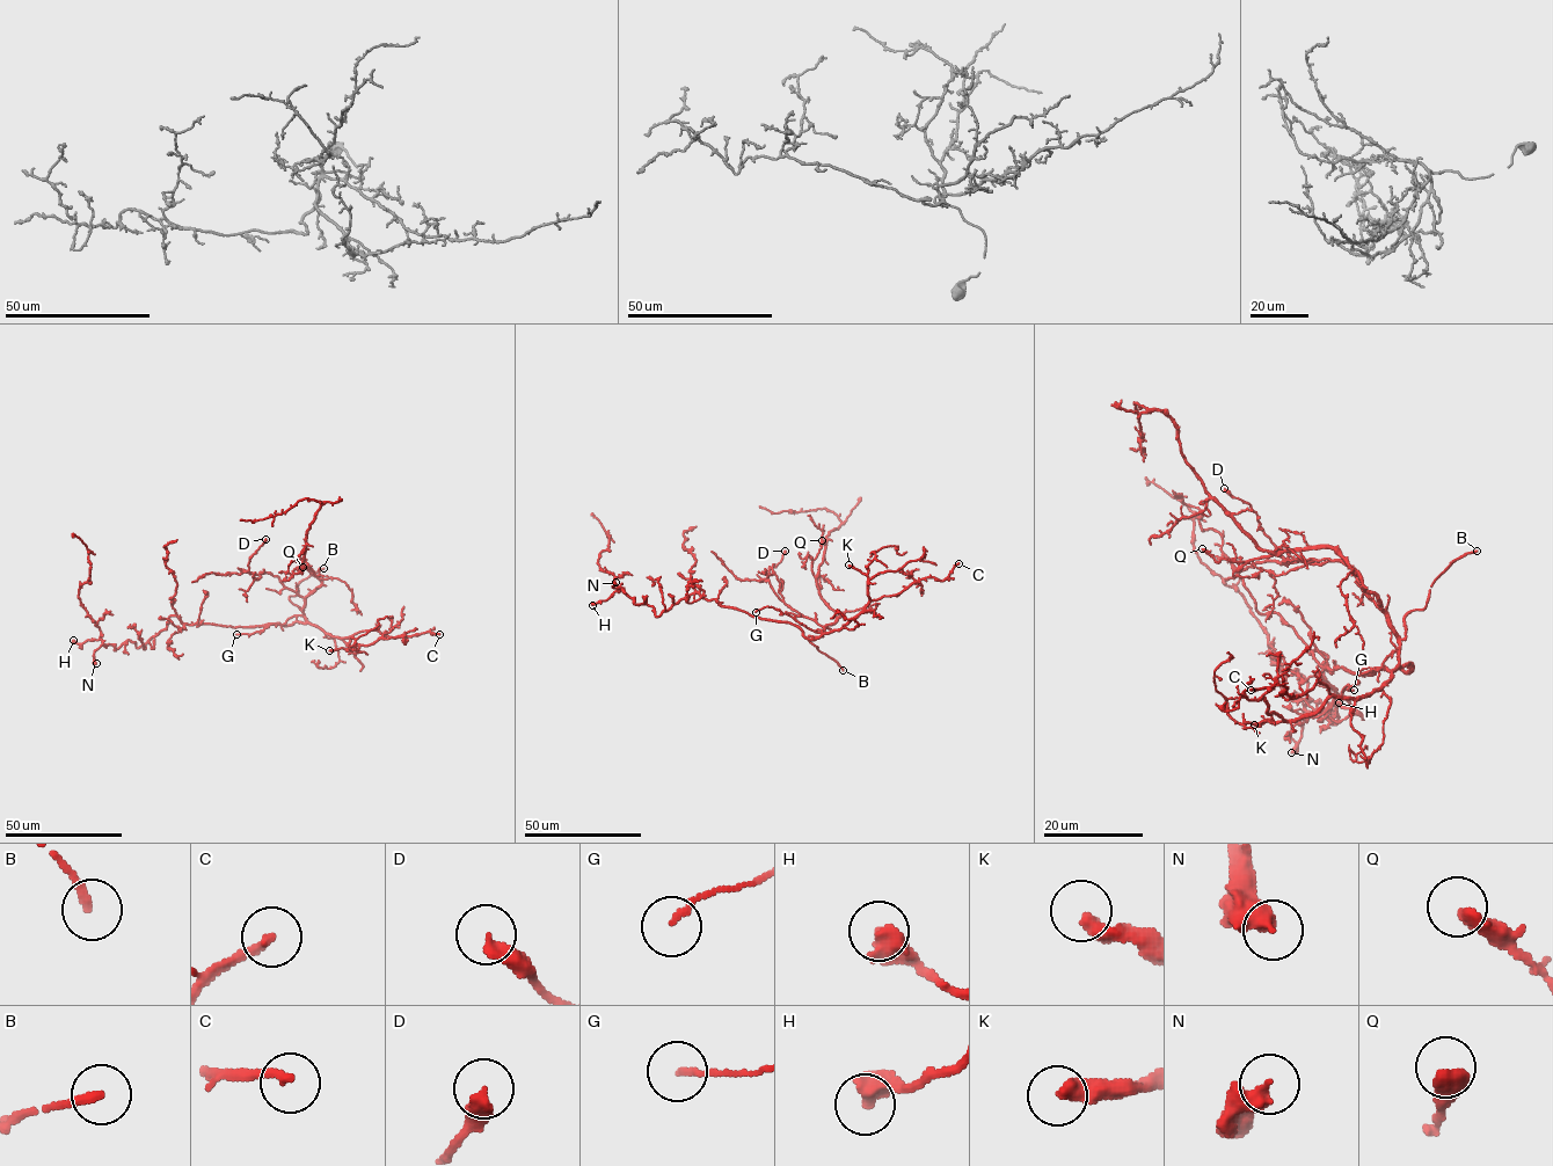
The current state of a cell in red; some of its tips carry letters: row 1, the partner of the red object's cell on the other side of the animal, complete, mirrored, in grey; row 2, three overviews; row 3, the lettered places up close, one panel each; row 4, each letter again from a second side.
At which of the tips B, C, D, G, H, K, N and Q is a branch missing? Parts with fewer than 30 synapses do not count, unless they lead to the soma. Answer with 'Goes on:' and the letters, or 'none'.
Goes on: B, K

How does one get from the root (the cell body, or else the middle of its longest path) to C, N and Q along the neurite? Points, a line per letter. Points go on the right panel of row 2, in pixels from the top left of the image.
C: (1370, 673), (1411, 665), (1356, 698), (1331, 696), (1320, 683), (1293, 698), (1280, 694), (1283, 685), (1251, 690)
N: (1370, 673), (1325, 669), (1313, 651), (1362, 719), (1339, 702), (1335, 723), (1304, 712), (1291, 752)
Q: (1370, 673), (1411, 665), (1400, 665), (1398, 635), (1380, 600), (1333, 548), (1240, 562), (1218, 562), (1202, 548)

